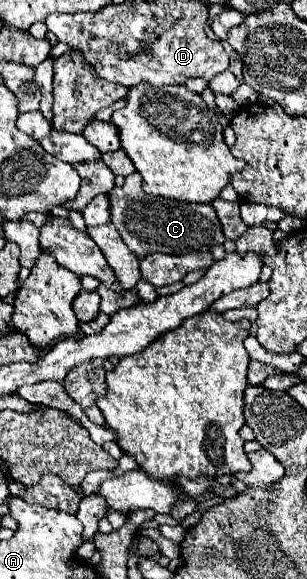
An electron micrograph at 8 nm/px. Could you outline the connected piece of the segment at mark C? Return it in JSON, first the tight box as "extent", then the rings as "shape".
{"extent":[108,172,224,258],"shape":[[[138,172],[126,176],[124,186],[116,186],[108,192],[110,200],[110,220],[118,228],[124,244],[144,258],[146,254],[188,254],[212,250],[212,246],[224,244],[224,234],[220,220],[210,204],[186,204],[168,198],[146,196],[142,190],[142,178]]]}

